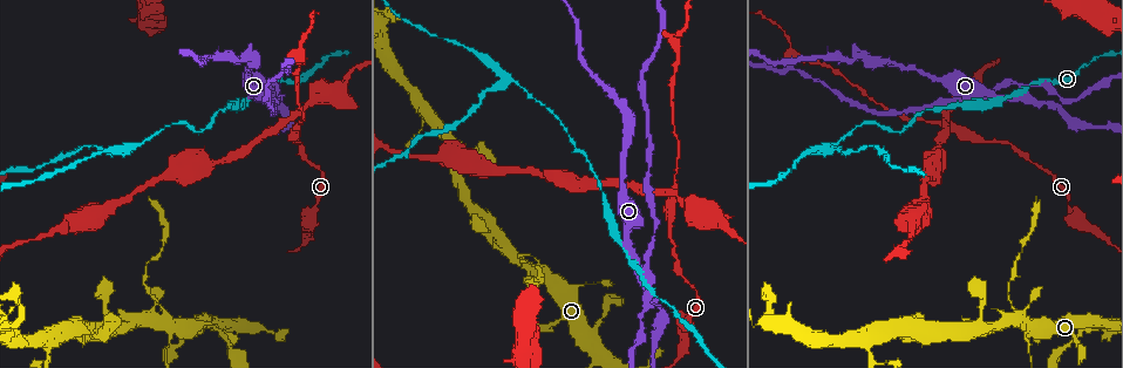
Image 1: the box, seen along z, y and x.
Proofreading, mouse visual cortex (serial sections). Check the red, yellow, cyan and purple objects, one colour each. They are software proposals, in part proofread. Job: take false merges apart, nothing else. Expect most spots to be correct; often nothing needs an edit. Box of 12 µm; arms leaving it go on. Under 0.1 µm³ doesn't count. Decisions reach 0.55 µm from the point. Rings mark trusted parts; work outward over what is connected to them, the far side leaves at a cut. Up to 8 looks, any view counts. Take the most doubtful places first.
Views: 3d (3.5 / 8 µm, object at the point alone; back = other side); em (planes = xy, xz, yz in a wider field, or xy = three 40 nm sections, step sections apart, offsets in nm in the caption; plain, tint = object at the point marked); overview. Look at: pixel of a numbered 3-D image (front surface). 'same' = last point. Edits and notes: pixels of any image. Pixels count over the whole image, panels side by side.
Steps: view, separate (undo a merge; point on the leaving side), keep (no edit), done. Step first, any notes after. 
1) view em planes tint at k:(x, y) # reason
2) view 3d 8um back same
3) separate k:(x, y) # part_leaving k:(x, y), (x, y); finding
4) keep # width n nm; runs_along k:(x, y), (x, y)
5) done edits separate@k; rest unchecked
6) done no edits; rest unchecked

view 3d 8um at 1:(637, 272) # four or more arms meet

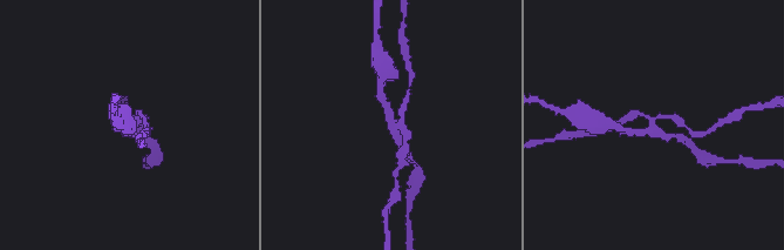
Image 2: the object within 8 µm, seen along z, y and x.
view 3d 3.5um at 2:(651, 129)

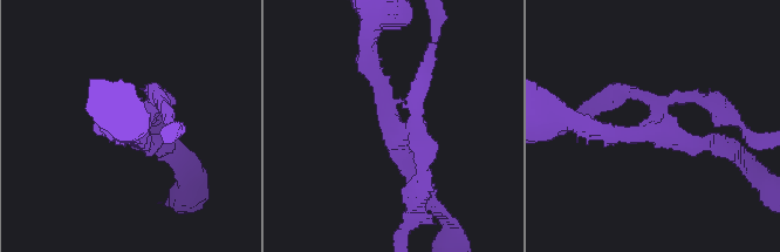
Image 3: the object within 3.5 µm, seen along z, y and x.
separate 3:(613, 94) # part_leaving 3:(417, 128), (435, 32); a second cell is stuck on

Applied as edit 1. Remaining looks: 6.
view overview

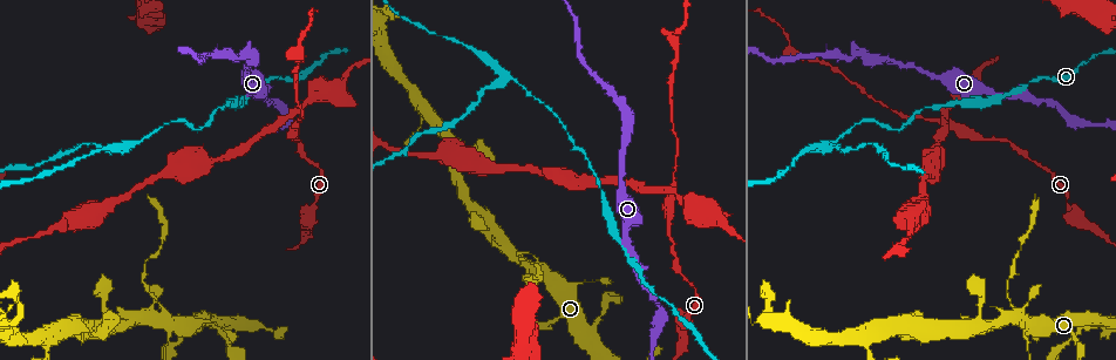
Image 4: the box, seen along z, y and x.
view 3d 8um at 4:(835, 140) # three-way junction

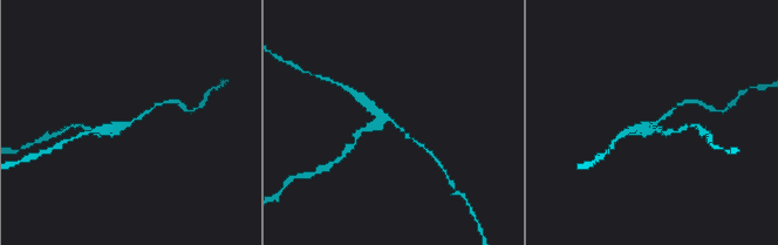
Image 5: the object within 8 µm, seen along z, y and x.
view 3d 3.5um at 5:(654, 122) # closer look

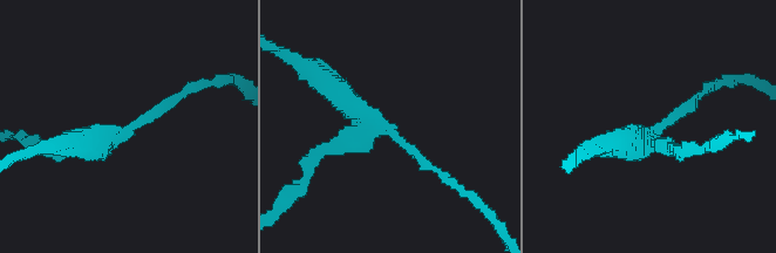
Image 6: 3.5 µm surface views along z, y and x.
view em xy step 2 tint at 6:(657, 129) # arms 3; arm_widths 150, 200, 350 nm

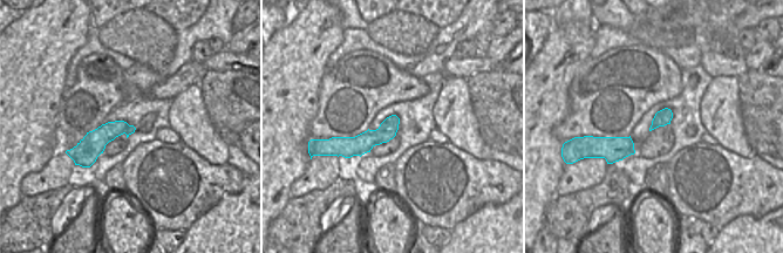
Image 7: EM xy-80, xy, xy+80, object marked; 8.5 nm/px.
keep # runs_along 7:(396, 121), (363, 143), (334, 142); continuous, no second cell

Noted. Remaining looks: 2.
done edits separate@3; rest unchecked

